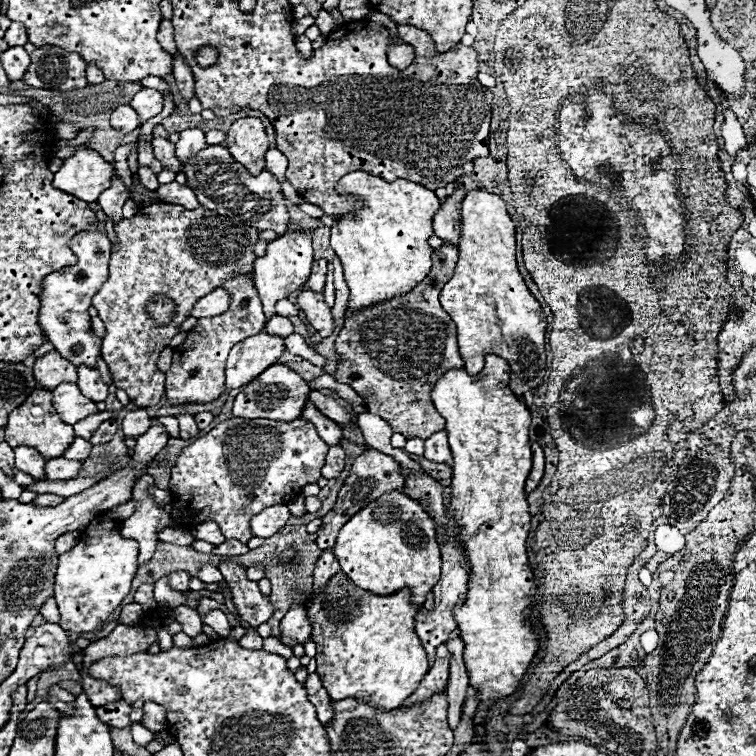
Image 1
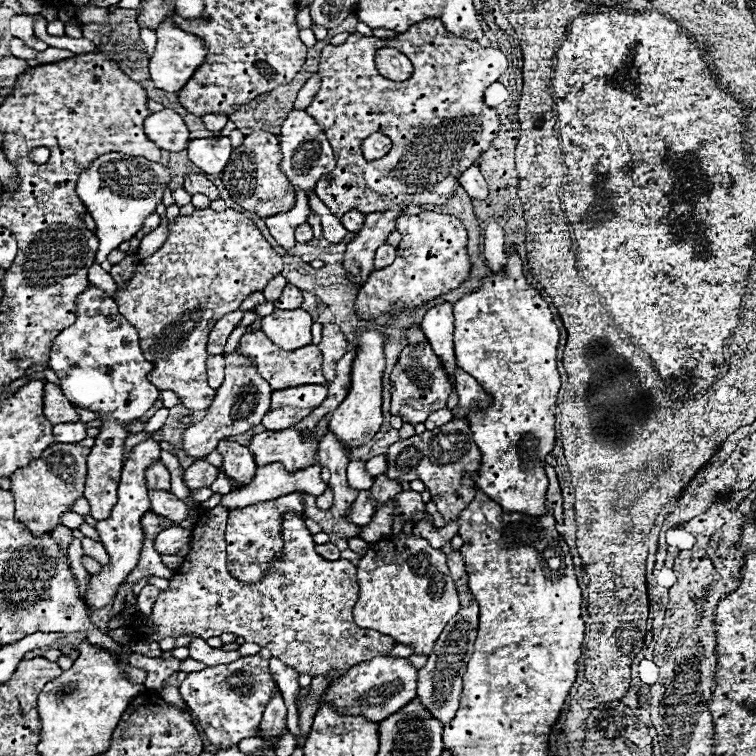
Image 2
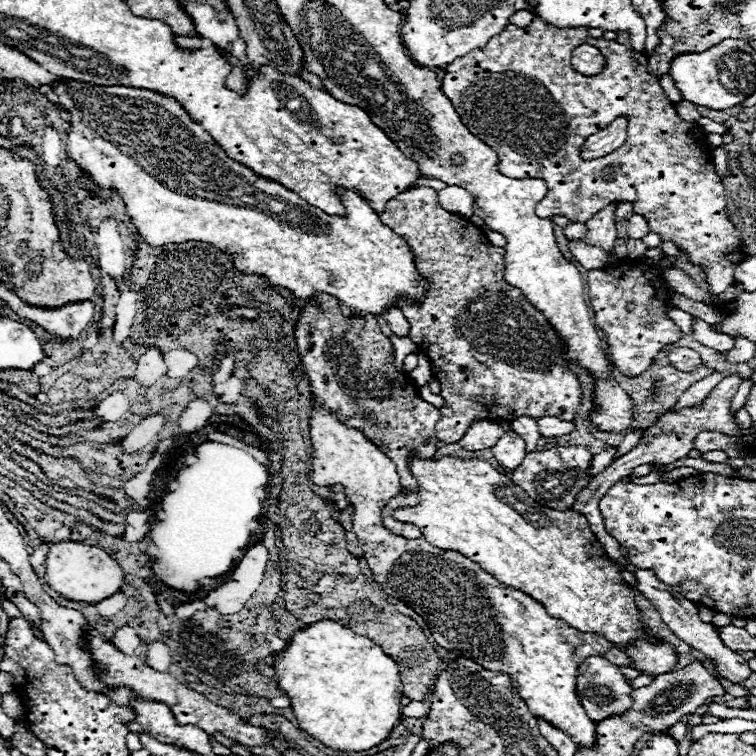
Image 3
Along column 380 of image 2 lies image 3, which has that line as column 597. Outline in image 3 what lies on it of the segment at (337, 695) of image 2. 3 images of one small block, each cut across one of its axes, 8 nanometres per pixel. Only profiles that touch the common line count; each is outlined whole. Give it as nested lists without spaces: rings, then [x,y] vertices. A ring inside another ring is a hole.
[[[592,656],[580,664],[580,672],[576,672],[576,694],[580,696],[580,702],[584,704],[584,710],[592,720],[604,720],[614,714],[624,714],[632,706],[630,698],[630,684],[620,674],[618,666],[604,660],[602,656]]]

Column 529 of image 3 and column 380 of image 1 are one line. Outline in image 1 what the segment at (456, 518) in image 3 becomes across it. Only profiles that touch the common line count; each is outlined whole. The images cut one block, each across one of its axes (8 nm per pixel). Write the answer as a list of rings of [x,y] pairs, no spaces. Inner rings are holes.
[[[390,490],[356,512],[340,528],[332,552],[338,558],[342,572],[346,572],[356,586],[380,596],[388,596],[408,586],[412,590],[412,604],[416,606],[424,604],[426,594],[440,580],[440,552],[434,522],[416,500],[400,490]]]

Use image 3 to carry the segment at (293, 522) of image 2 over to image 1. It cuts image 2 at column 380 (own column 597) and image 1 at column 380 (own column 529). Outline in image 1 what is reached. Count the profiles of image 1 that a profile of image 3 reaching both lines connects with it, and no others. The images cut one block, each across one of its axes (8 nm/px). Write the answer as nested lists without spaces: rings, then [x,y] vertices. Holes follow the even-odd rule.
[[[344,572],[334,574],[326,588],[318,596],[312,596],[306,602],[308,618],[312,622],[312,640],[316,642],[316,662],[318,674],[322,678],[324,688],[328,690],[332,700],[340,698],[360,698],[370,706],[390,710],[398,708],[414,688],[422,682],[422,676],[428,672],[426,652],[420,644],[420,638],[414,630],[414,618],[418,614],[418,606],[410,604],[410,590],[402,588],[390,596],[378,596],[374,592],[358,588]]]

